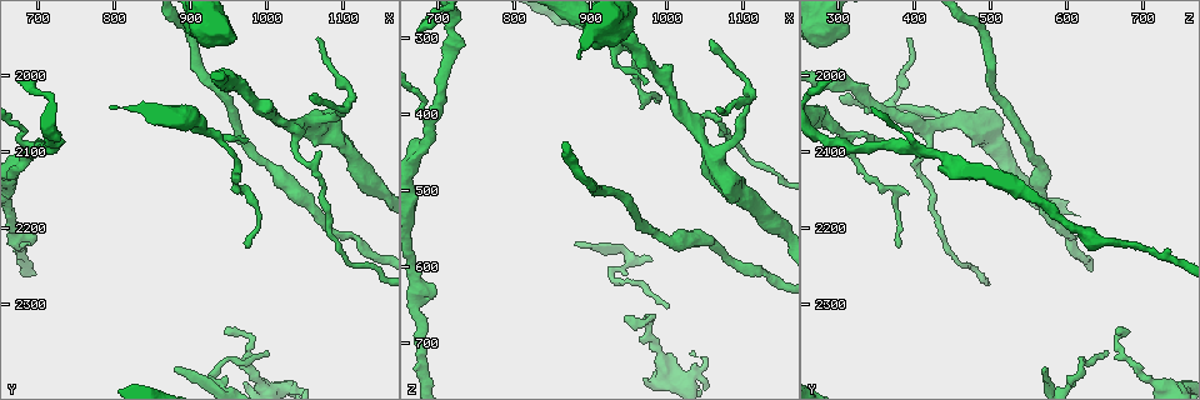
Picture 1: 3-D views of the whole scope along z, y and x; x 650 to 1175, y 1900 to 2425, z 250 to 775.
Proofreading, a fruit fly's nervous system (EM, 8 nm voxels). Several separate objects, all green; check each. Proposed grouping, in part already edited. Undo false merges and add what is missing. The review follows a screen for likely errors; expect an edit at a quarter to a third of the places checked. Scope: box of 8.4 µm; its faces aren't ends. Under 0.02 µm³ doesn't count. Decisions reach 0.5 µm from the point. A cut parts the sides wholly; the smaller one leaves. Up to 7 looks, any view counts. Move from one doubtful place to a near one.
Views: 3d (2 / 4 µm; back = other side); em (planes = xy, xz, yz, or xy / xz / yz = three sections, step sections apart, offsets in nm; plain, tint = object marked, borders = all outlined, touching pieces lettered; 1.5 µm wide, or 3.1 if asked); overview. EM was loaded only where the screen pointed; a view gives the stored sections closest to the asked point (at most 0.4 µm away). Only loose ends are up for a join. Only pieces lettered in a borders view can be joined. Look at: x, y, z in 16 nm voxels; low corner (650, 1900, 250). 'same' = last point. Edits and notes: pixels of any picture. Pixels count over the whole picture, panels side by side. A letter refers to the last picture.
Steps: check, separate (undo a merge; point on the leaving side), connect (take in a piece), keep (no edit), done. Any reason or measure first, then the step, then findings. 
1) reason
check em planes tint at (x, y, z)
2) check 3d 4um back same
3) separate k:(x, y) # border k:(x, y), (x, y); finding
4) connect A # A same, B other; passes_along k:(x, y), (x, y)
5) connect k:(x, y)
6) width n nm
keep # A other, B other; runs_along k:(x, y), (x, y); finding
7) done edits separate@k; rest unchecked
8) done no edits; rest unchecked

free end
check em planes borders at (880, 2385, 570)

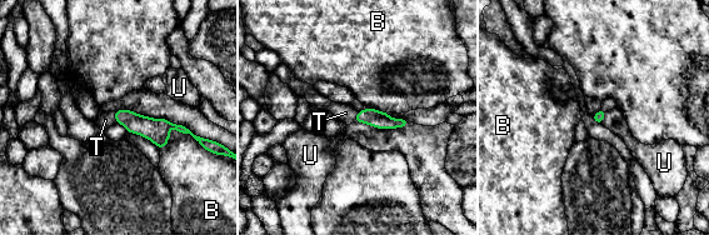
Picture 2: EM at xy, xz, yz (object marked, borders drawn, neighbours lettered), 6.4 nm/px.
connect T # B other, T same, U other; passes_along 2:(151, 129), (115, 118), (105, 120); the cell continues

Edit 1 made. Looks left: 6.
redraw
check overview

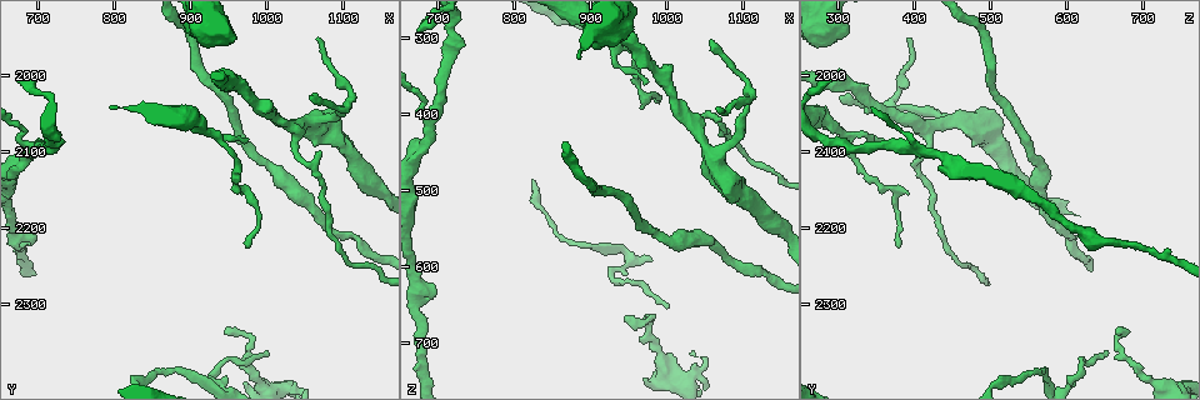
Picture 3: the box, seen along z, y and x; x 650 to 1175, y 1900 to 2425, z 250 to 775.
branch stops here
check 3d 4um at (945, 2335, 665)

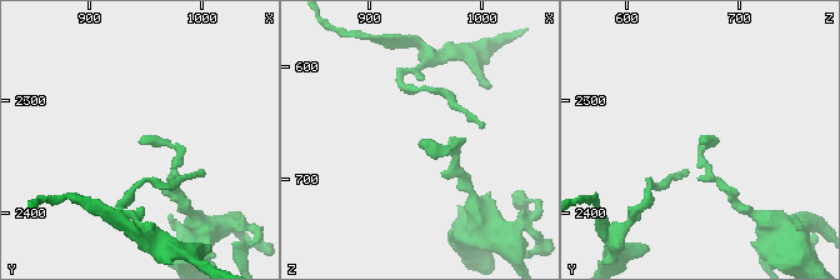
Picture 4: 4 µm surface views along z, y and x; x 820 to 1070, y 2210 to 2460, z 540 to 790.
now the EM
check em xy step 4 borders at (944, 2332, 664)

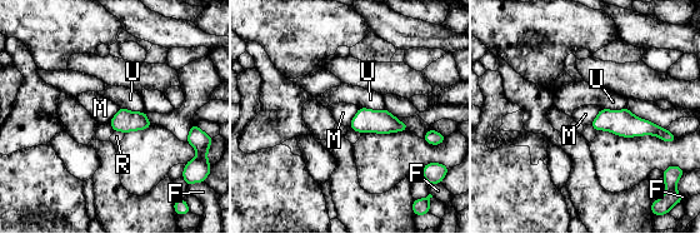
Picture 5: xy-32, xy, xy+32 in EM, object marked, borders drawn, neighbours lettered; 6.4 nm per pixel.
check em planes borders same

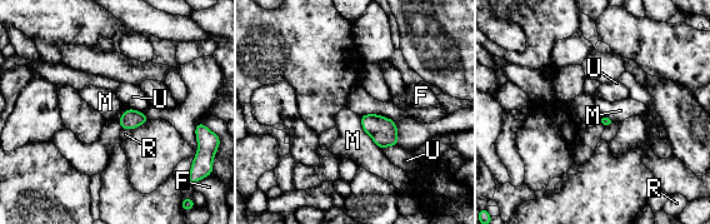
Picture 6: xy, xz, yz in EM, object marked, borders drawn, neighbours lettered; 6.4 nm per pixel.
longest_contact M 280 nm
keep # F other, M other, R other, U other; none of them fits

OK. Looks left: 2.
thin neck
check em xy step 4 tint at (1105, 2045, 380)

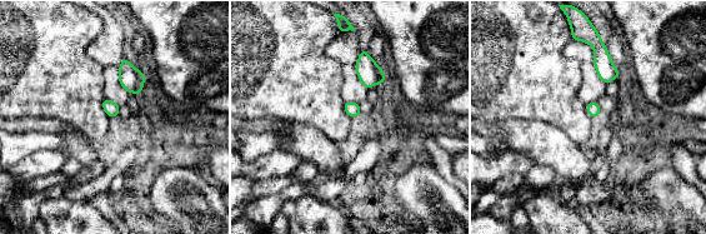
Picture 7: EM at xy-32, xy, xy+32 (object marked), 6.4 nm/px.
check em planes borders same

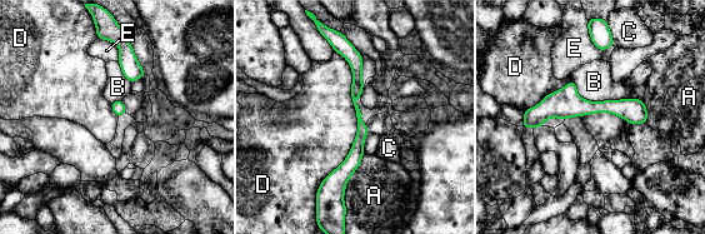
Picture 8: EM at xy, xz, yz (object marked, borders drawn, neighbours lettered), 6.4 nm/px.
longest_contact D 950 nm
keep # A other, B other, C other, D other, E other; border 8:(338, 51), (356, 137), (315, 197); one cell here

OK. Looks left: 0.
done edits connect@2; rest unchecked

